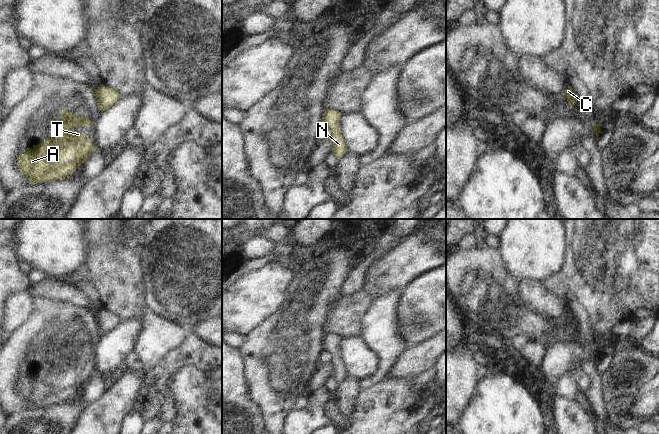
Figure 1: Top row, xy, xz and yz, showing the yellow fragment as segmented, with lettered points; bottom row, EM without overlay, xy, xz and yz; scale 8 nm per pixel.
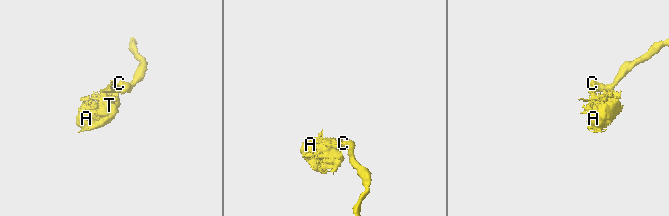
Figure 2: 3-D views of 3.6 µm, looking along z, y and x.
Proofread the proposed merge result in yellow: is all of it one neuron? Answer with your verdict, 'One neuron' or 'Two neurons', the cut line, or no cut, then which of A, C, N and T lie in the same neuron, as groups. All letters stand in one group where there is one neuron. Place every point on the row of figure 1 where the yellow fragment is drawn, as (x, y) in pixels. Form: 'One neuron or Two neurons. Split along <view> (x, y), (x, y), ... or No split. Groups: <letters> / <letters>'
Two neurons. Split along xy (95, 91), (96, 95). Groups: A T / C N.

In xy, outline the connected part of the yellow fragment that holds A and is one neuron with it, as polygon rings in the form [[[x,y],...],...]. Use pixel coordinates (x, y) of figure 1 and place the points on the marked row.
[[[61,108],[60,120],[49,120],[55,124],[55,139],[44,137],[44,141],[17,156],[20,171],[30,179],[29,184],[55,181],[67,177],[82,164],[97,146],[88,142],[89,136],[74,131],[73,127],[90,126],[88,116],[78,117]]]

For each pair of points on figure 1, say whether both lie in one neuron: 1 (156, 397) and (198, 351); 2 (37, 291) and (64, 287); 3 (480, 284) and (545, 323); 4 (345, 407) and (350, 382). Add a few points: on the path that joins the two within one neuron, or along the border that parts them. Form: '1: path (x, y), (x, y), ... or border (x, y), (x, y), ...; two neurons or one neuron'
1: path (156, 383), (184, 355); one neuron
2: path (44, 289), (57, 289); one neuron
3: path (496, 300), (515, 319), (529, 322); one neuron
4: path (346, 401), (348, 388); one neuron

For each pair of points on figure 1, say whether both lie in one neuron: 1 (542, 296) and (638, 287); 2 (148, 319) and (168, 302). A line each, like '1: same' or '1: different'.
1: different
2: different

